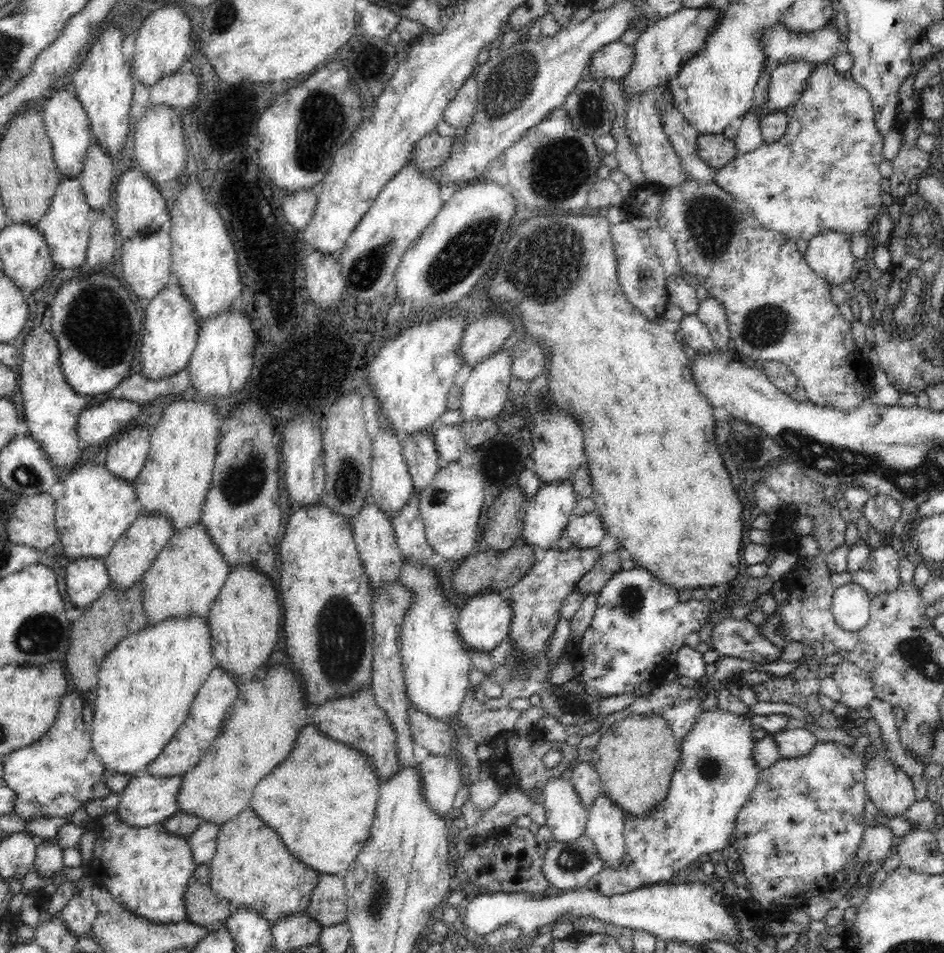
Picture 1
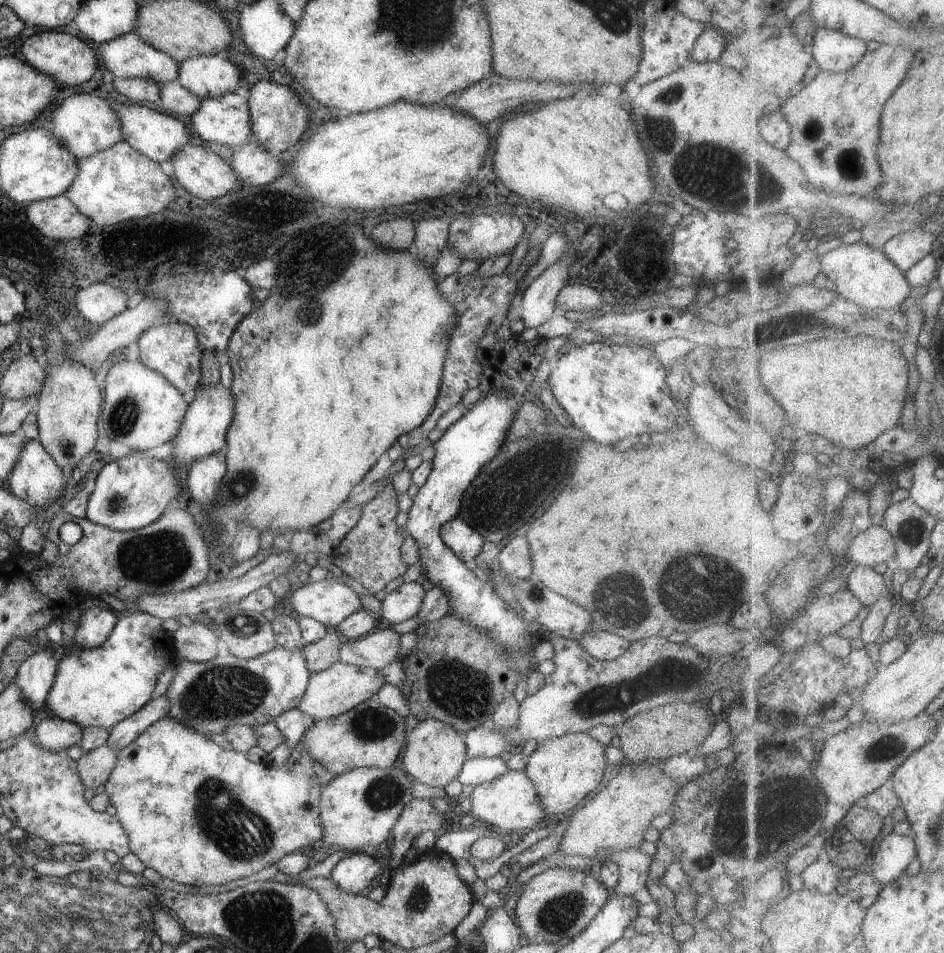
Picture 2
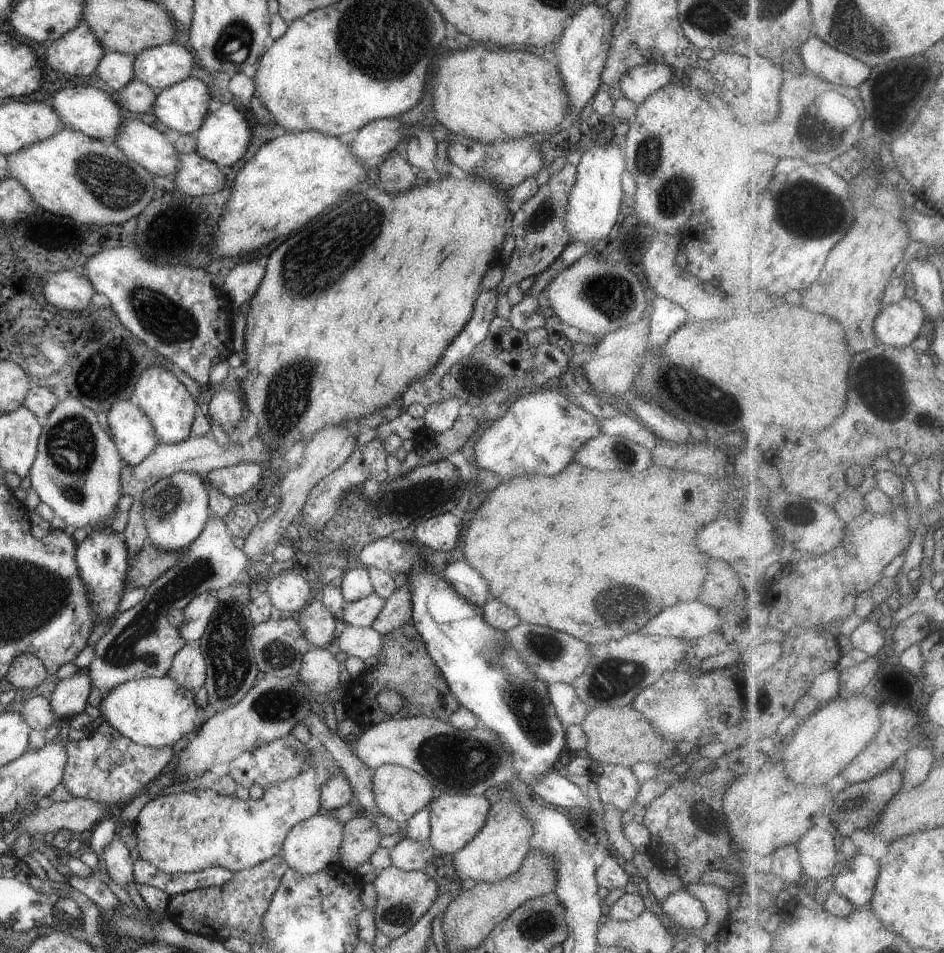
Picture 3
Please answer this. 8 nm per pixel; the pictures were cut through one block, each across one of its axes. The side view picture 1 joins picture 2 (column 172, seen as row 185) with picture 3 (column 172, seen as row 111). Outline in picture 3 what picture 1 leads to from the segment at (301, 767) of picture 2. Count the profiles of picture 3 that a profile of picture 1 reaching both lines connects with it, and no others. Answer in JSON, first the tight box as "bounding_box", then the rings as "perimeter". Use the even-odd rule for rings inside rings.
{"bounding_box":[131,742,342,874],"perimeter":[[[315,742],[310,745],[312,768],[300,772],[296,778],[288,778],[282,782],[264,788],[262,798],[246,800],[234,795],[220,795],[215,790],[193,789],[190,792],[170,793],[160,795],[144,805],[138,817],[131,823],[137,835],[136,848],[139,859],[152,864],[164,874],[190,874],[210,867],[222,867],[232,872],[256,866],[269,858],[281,855],[282,845],[286,835],[298,822],[302,822],[318,812],[317,802],[321,794],[320,788],[330,776],[340,774],[342,769],[333,757],[324,750],[321,744]]]}

